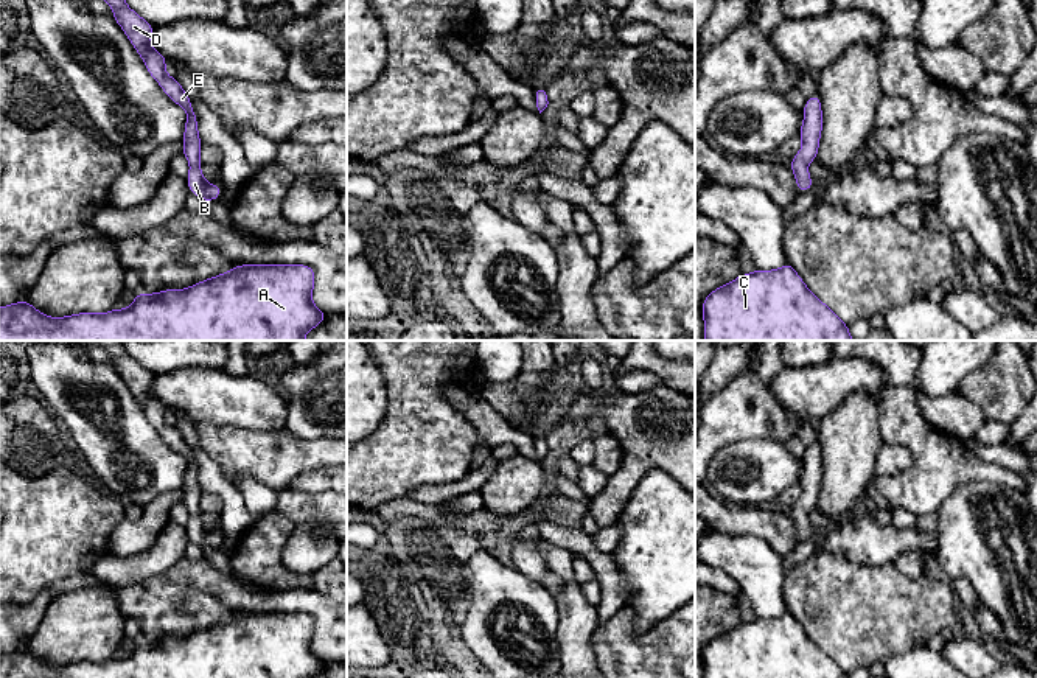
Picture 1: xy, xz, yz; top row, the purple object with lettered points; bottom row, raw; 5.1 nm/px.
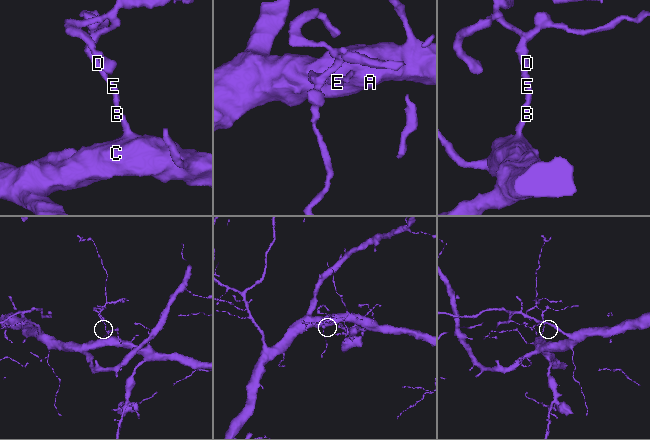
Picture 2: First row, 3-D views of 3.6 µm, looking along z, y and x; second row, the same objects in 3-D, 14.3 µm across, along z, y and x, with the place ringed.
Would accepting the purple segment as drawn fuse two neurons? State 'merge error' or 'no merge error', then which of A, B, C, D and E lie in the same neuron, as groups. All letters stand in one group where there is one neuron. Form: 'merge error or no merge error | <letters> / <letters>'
no merge error | A B C D E

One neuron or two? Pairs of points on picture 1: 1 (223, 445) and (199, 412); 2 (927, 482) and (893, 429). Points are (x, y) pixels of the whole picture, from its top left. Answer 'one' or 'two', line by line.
1: two
2: one

